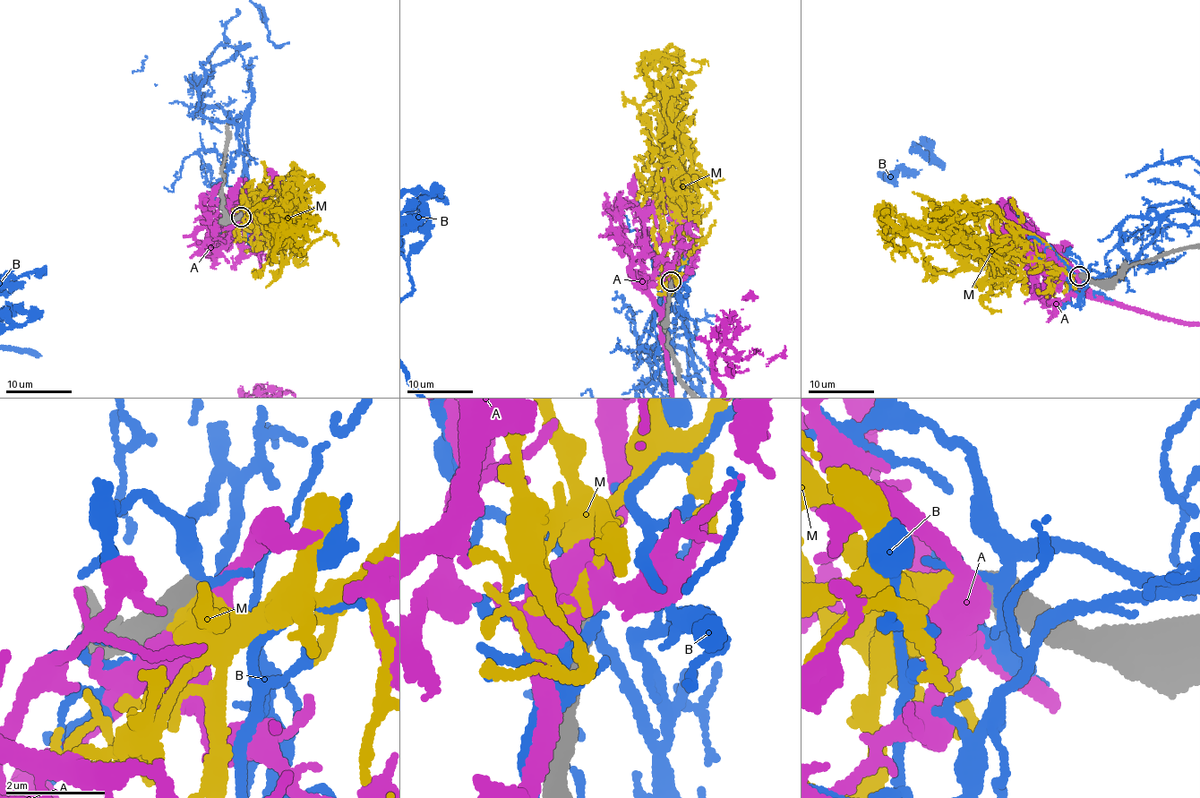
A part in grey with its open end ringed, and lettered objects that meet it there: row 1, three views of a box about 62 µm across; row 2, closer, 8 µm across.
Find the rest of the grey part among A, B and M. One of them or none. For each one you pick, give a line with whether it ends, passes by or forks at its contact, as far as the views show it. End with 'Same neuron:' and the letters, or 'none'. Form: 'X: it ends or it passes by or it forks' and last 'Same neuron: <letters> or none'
M: it ends
Same neuron: M

